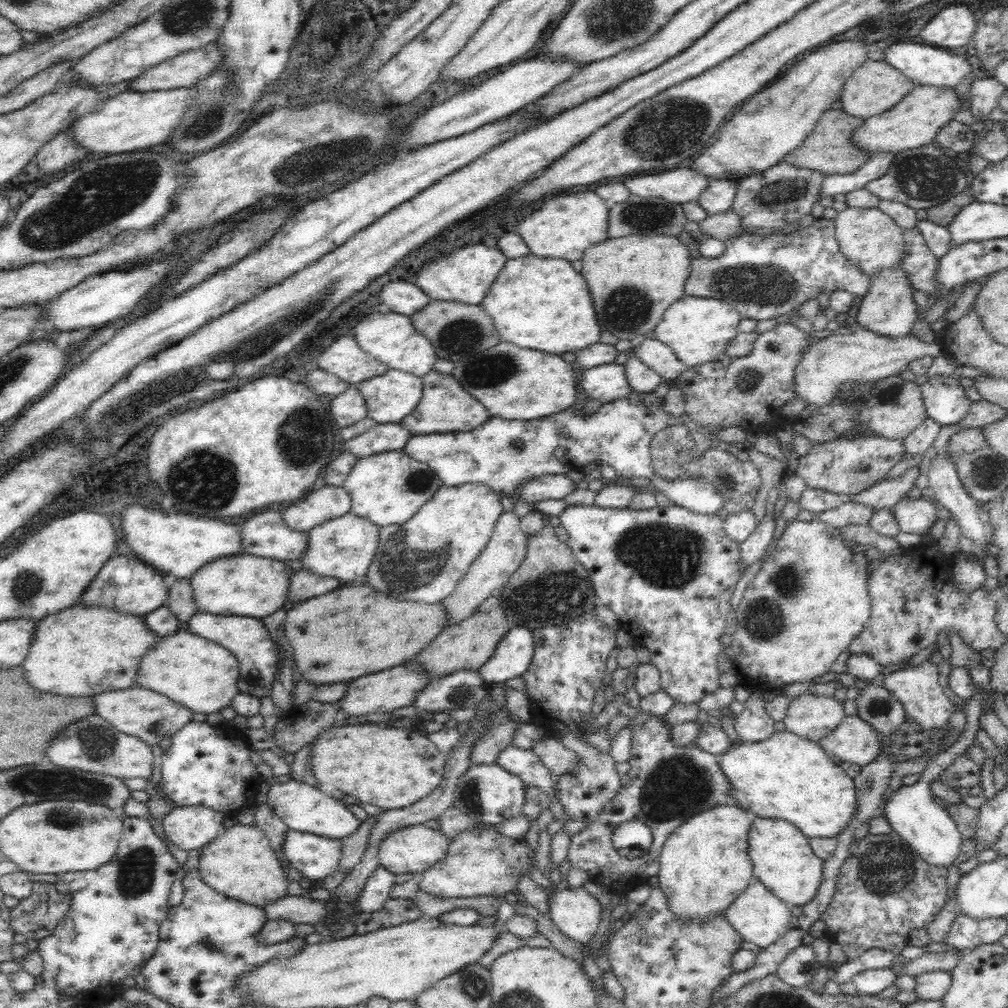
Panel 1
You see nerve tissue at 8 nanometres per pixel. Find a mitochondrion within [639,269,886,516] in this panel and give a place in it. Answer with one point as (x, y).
(749, 379)

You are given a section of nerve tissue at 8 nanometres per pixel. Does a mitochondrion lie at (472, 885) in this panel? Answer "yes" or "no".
no

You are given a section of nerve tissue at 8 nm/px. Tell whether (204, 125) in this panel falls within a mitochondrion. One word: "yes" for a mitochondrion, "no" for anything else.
yes

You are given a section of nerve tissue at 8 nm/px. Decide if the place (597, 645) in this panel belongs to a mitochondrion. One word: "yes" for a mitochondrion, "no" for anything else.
no

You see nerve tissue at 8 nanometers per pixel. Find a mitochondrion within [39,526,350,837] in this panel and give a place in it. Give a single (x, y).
(97, 742)

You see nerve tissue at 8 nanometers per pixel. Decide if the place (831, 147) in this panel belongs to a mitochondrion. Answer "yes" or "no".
no

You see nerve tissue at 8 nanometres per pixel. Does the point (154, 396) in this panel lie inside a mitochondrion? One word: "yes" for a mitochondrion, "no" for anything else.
yes

